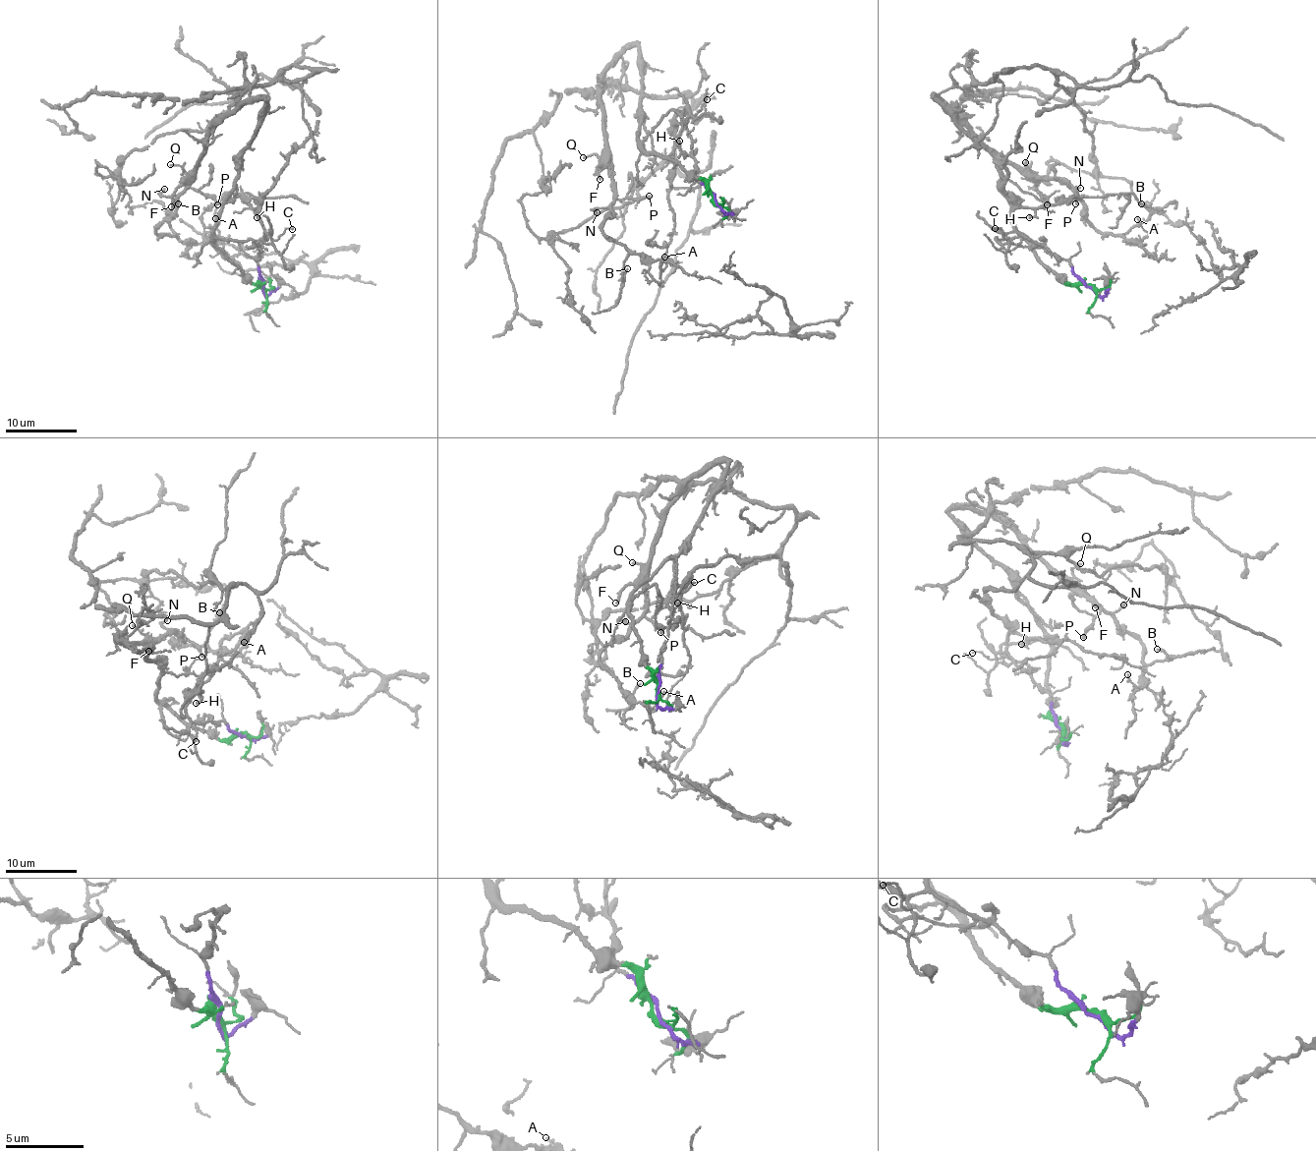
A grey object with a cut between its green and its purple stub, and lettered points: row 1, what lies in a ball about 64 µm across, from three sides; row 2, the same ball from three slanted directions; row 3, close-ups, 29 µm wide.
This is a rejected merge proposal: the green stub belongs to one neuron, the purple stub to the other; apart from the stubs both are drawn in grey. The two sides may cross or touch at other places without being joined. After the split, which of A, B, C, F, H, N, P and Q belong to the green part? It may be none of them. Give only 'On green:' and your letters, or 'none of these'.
On green: A, B, F, N, P, Q

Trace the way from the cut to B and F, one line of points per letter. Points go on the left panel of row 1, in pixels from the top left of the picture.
B: (263, 286), (213, 233), (266, 103), (248, 99), (220, 120), (156, 231), (174, 234), (178, 203)
F: (263, 286), (250, 283), (213, 233), (263, 99), (248, 99), (216, 124), (172, 207)

